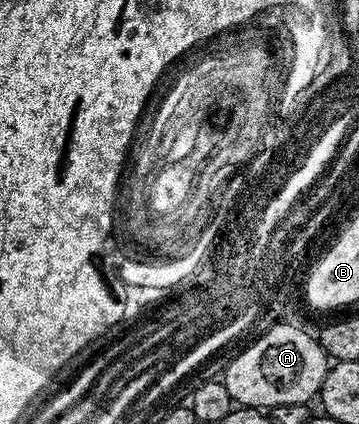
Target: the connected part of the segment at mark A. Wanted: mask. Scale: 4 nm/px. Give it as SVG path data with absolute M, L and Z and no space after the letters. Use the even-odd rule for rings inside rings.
M275 324L260 334L257 342L252 342L224 370L222 381L228 387L233 403L244 408L275 408L286 404L311 403L319 395L324 377L328 375L330 359L320 347L319 341L296 326Z

